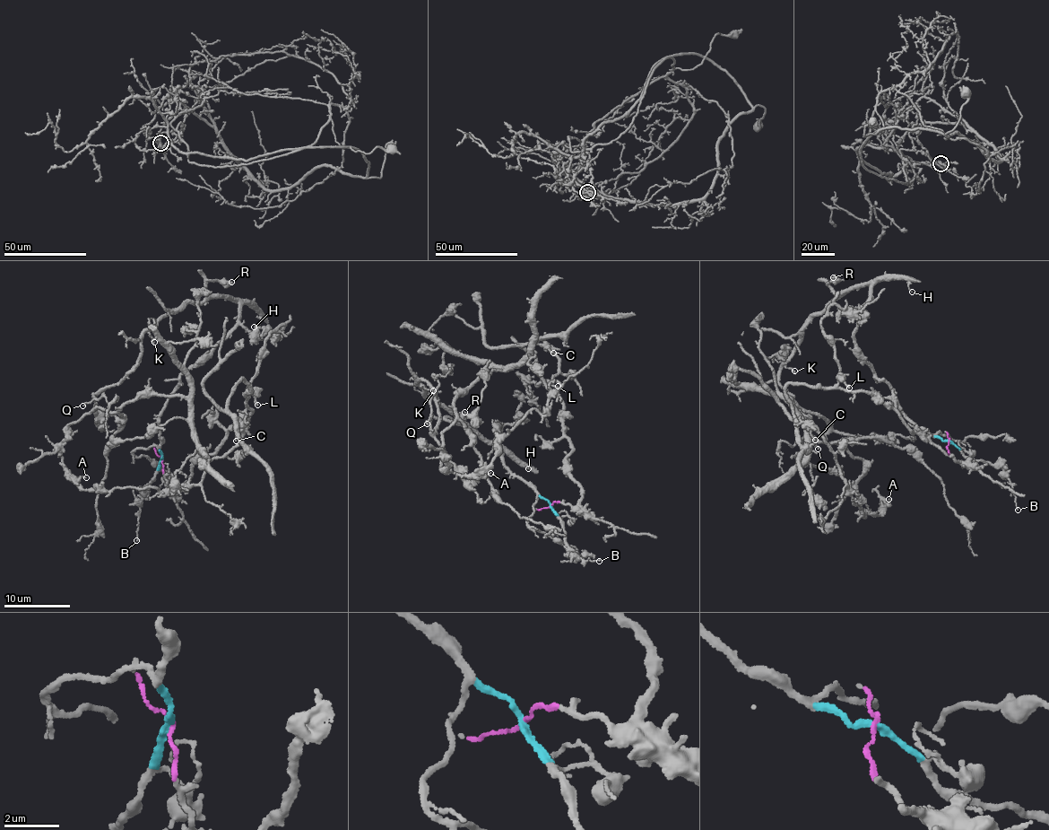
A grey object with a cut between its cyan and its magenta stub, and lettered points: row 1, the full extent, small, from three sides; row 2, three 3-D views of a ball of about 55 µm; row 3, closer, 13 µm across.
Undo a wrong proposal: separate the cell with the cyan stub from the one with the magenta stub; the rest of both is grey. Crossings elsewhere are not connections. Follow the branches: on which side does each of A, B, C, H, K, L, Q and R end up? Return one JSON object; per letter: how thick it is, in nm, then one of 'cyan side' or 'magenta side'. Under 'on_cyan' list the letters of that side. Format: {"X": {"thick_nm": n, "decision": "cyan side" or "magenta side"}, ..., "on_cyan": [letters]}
{"A": {"thick_nm": 140, "decision": "magenta side"}, "B": {"thick_nm": 110, "decision": "cyan side"}, "C": {"thick_nm": 120, "decision": "magenta side"}, "H": {"thick_nm": 100, "decision": "cyan side"}, "K": {"thick_nm": 110, "decision": "cyan side"}, "L": {"thick_nm": 200, "decision": "magenta side"}, "Q": {"thick_nm": 120, "decision": "cyan side"}, "R": {"thick_nm": 380, "decision": "cyan side"}, "on_cyan": ["B", "H", "K", "Q", "R"]}

